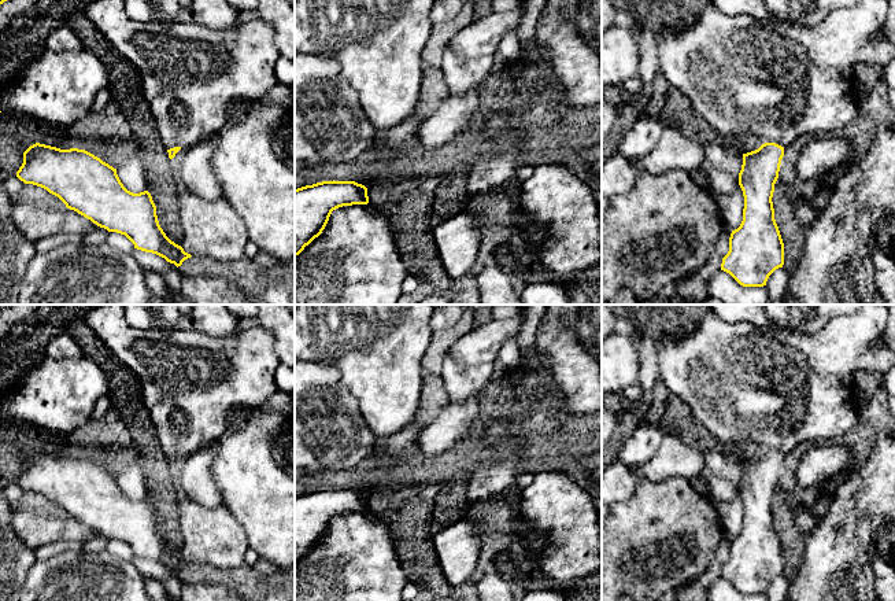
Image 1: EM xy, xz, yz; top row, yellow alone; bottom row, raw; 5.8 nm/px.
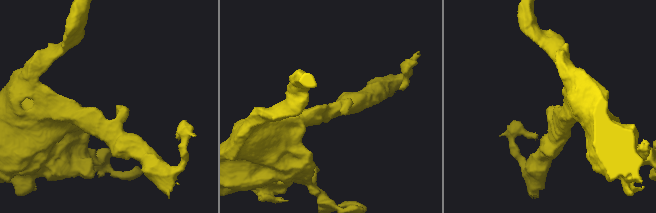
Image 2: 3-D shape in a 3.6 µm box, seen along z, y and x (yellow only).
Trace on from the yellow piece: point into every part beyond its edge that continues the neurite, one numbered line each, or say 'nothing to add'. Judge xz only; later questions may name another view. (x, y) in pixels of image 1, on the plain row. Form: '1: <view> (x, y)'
nothing to add

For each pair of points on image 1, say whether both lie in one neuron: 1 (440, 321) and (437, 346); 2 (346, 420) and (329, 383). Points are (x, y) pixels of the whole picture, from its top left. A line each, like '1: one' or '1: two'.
1: two
2: one

